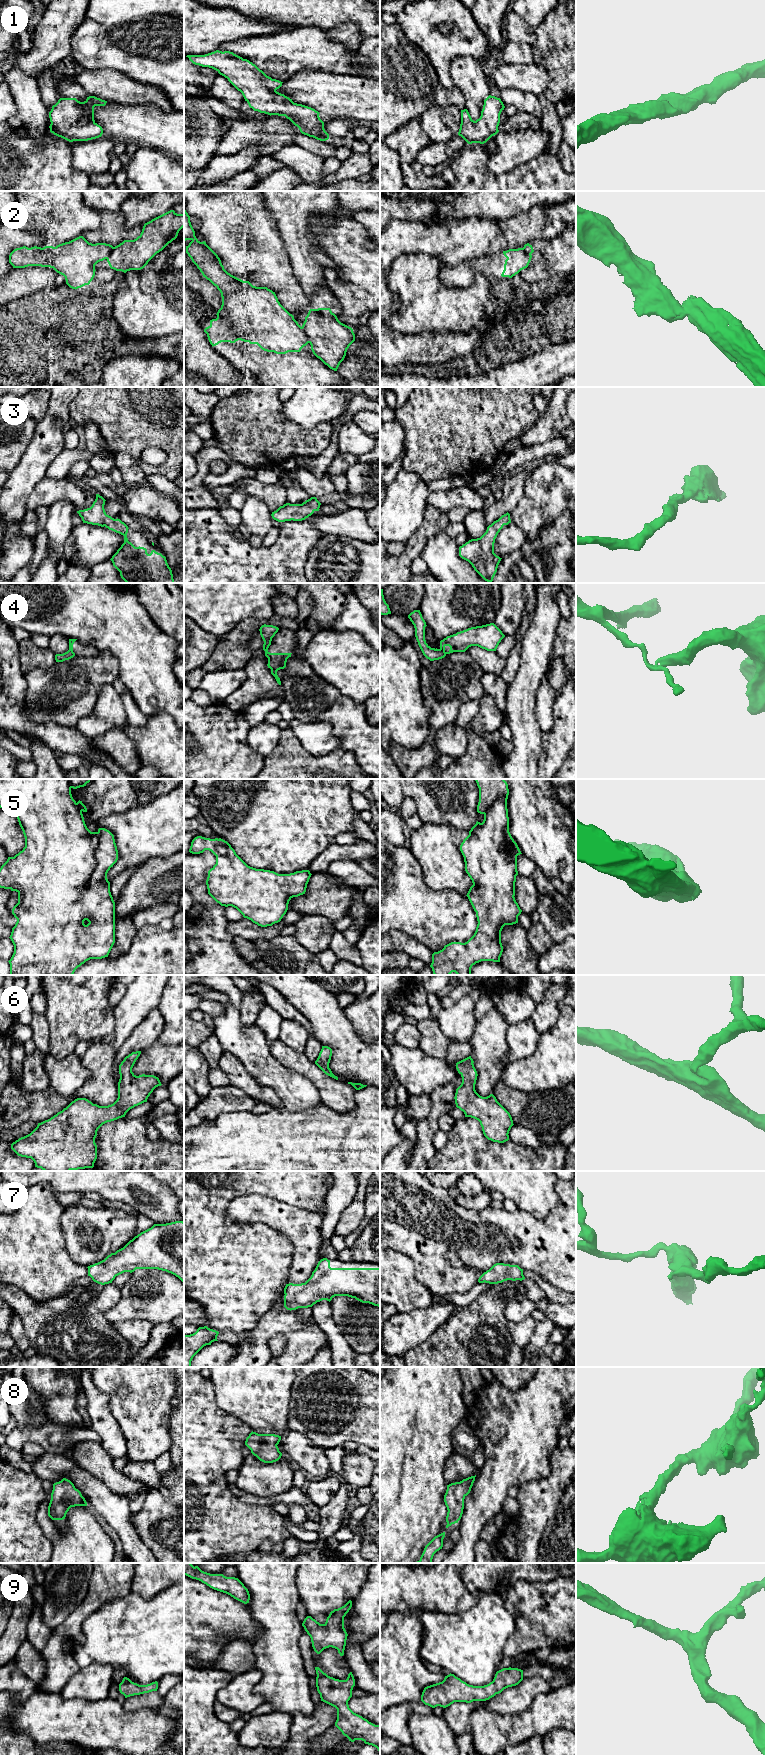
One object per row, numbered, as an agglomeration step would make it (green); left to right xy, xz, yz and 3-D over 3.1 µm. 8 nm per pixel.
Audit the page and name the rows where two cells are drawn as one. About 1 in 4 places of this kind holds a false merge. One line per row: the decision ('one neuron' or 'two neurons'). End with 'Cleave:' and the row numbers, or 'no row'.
1: one neuron
2: two neurons
3: one neuron
4: two neurons
5: one neuron
6: one neuron
7: one neuron
8: one neuron
9: one neuron
Cleave: 2, 4

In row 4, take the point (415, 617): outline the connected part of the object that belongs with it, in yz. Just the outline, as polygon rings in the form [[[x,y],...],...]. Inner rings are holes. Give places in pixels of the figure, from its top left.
[[[414,610],[408,615],[415,628],[415,637],[423,655],[430,661],[439,660],[446,656],[446,653],[441,649],[431,648],[425,640],[426,622],[422,617],[420,610]]]

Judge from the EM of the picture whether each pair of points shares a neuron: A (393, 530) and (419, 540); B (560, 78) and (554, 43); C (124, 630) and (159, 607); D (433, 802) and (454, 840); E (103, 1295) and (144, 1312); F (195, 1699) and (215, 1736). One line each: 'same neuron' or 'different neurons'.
A: different neurons
B: same neuron
C: different neurons
D: different neurons
E: different neurons
F: same neuron

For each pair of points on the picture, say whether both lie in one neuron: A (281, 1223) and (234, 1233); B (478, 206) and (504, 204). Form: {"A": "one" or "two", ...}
{"A": "two", "B": "one"}

